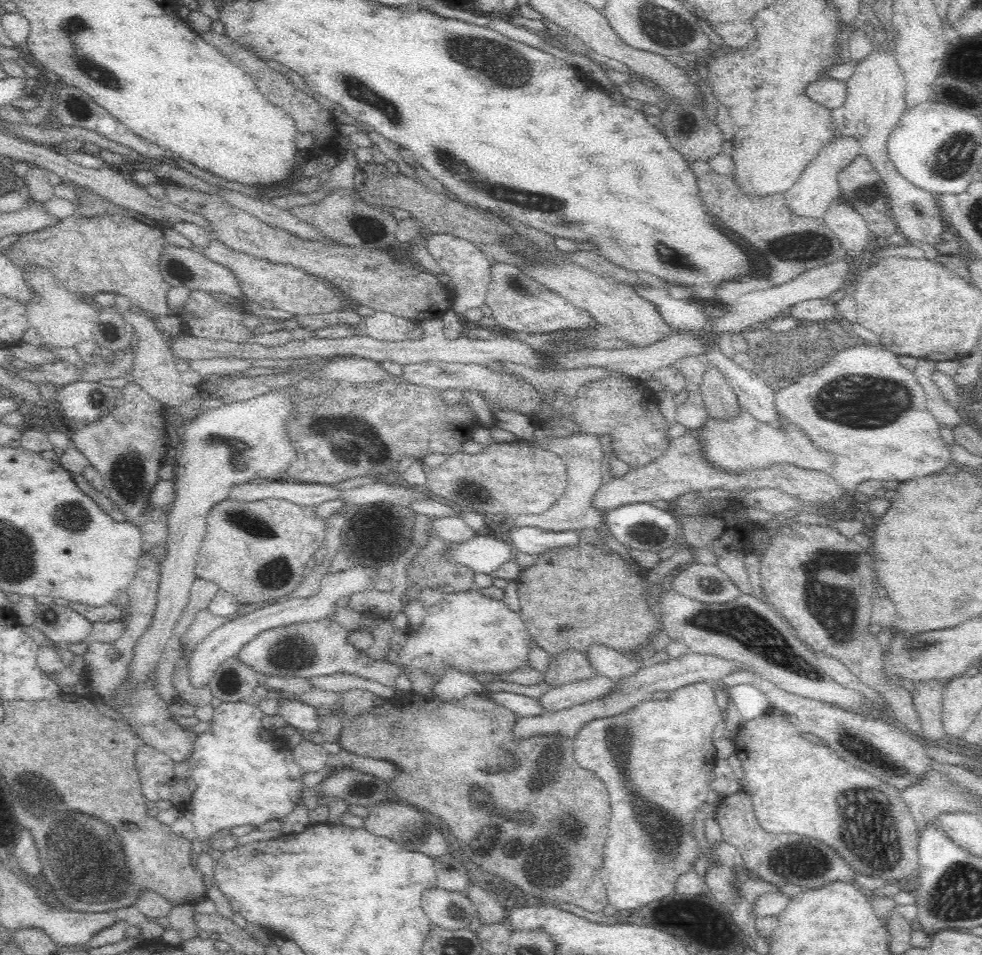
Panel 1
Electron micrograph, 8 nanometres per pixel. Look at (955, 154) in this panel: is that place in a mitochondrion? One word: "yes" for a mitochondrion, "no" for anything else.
yes

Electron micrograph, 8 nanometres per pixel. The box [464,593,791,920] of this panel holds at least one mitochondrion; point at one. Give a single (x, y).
(545, 860)

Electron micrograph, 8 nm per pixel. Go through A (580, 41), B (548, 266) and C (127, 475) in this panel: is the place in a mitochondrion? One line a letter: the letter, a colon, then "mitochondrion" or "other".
A: other
B: other
C: mitochondrion

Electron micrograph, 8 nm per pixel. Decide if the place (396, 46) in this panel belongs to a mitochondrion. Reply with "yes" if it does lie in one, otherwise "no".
no

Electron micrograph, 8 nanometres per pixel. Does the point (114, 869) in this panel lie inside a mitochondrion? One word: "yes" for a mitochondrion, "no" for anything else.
yes

